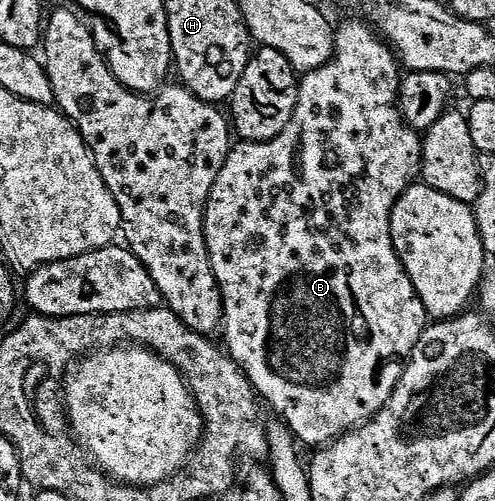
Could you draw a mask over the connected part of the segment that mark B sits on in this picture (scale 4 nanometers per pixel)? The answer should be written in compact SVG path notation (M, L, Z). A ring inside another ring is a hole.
M355 20L346 22L344 29L335 30L336 46L332 58L320 69L300 77L298 103L283 131L270 141L240 141L229 148L226 163L214 187L208 190L204 209L204 238L212 270L220 285L220 297L224 300L222 334L226 352L248 377L263 404L276 412L273 414L287 425L301 446L327 447L343 433L349 433L372 418L390 399L392 388L402 379L404 366L418 339L430 324L426 307L422 299L418 299L418 291L414 291L414 283L410 283L410 275L404 270L392 242L392 209L396 200L422 173L422 137L400 112L402 66L392 46L381 40L367 24Z

